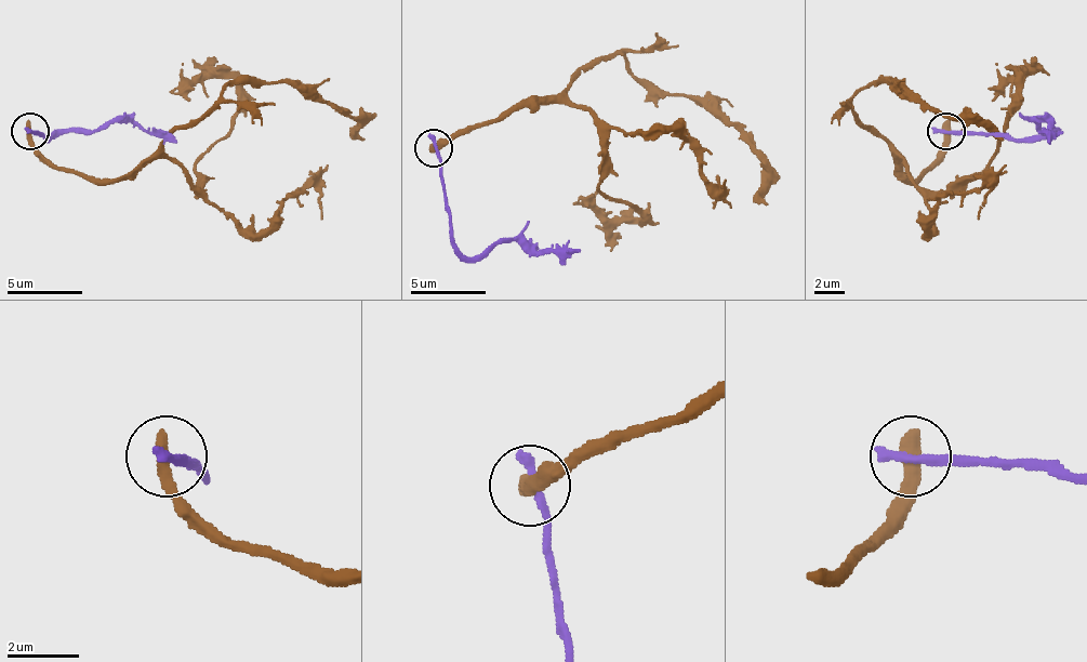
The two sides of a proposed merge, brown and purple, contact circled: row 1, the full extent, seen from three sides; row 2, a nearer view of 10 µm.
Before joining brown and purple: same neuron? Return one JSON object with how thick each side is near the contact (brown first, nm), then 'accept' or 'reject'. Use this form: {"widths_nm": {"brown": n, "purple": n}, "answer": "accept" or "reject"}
{"widths_nm": {"brown": 500, "purple": 320}, "answer": "reject"}

